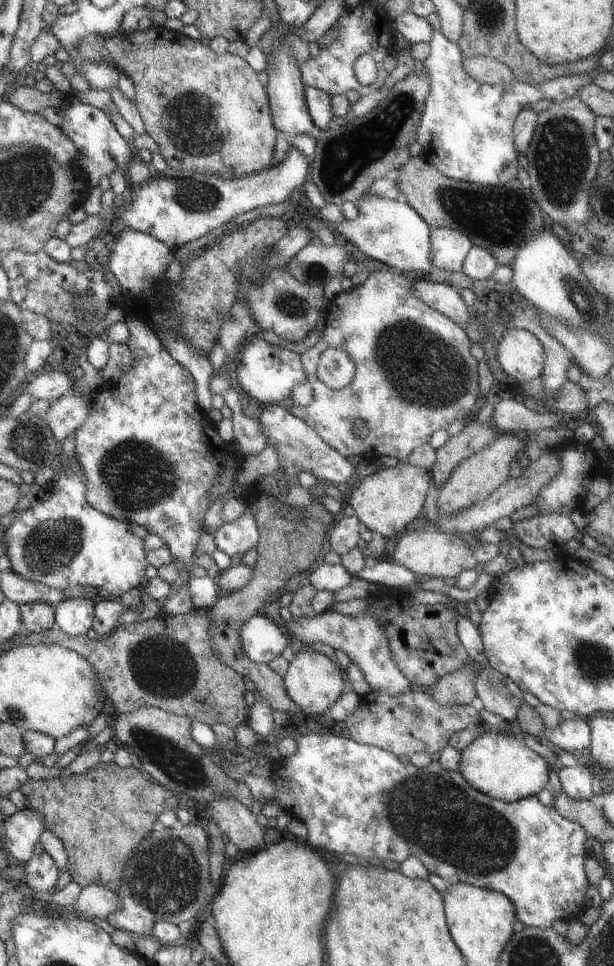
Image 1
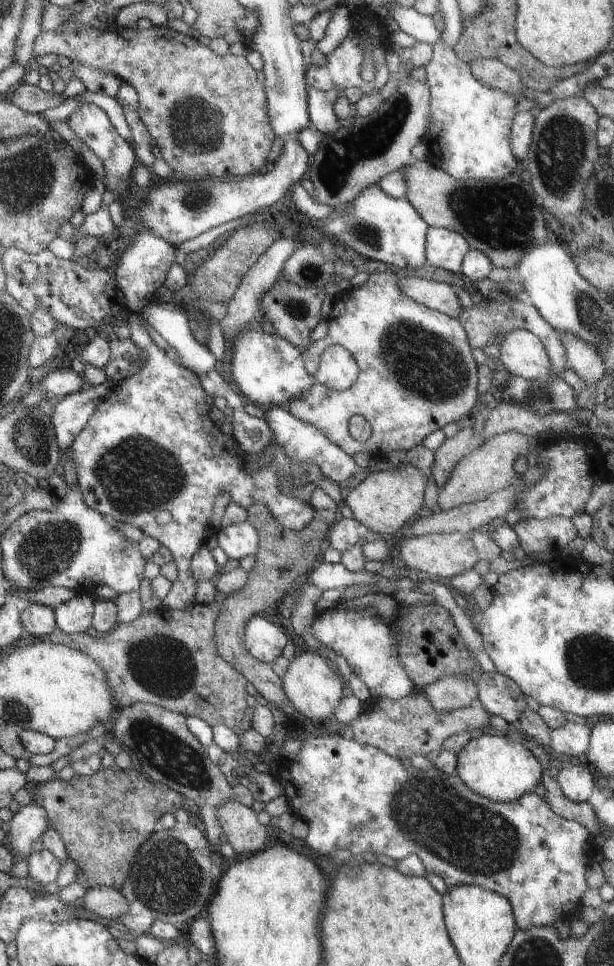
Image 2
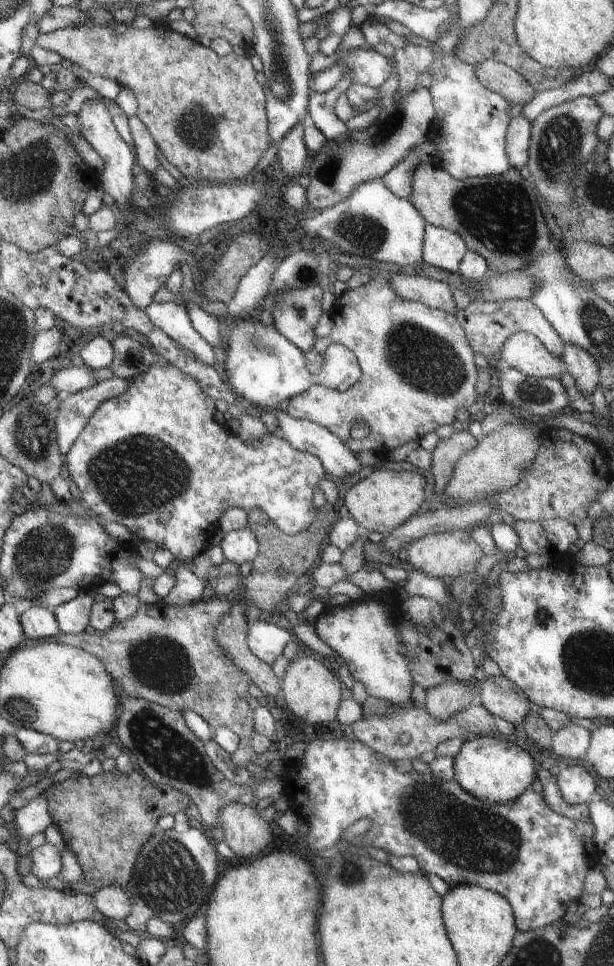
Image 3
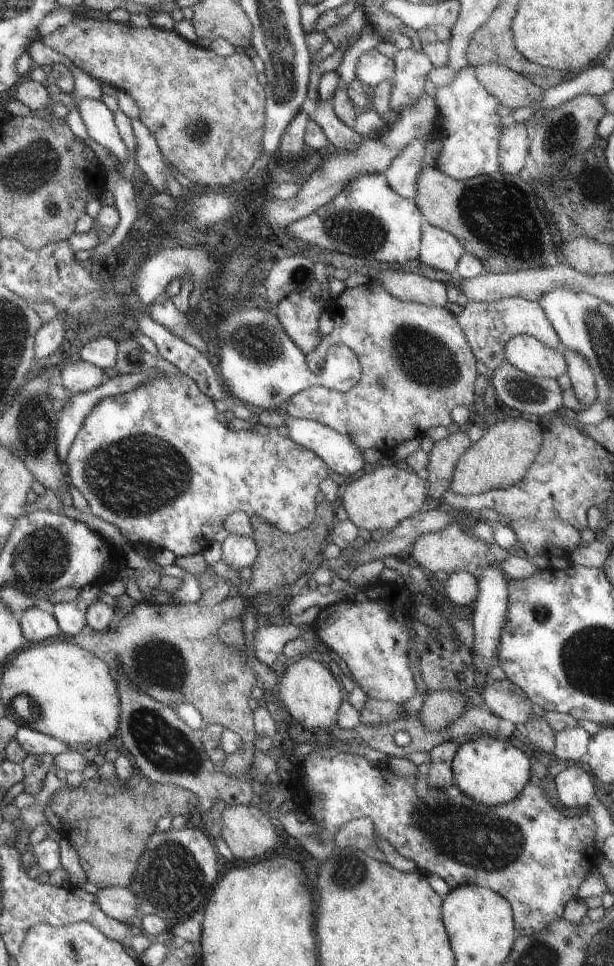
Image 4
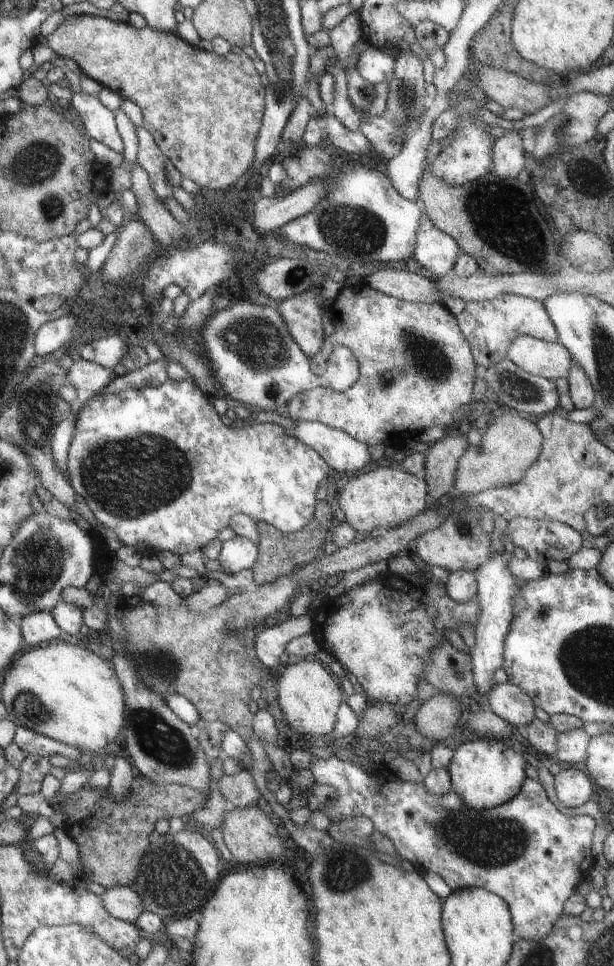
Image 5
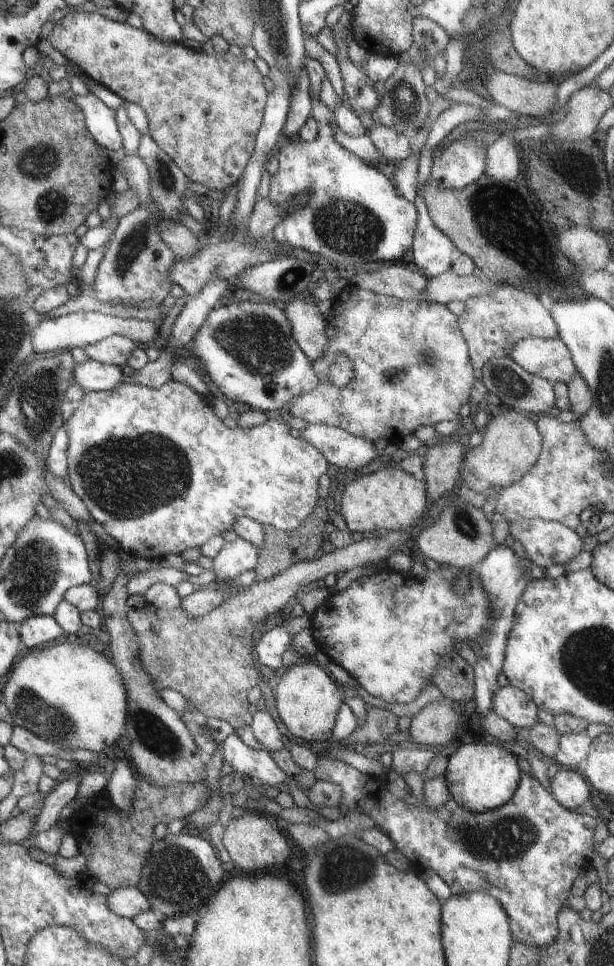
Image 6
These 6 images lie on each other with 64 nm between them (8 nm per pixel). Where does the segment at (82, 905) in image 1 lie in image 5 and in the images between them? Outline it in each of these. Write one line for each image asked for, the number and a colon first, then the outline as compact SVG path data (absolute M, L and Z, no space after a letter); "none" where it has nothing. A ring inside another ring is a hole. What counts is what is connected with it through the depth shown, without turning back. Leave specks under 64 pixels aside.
2: M97 886L97 888L89 888L83 896L81 896L81 904L85 910L89 910L91 914L103 916L103 918L119 918L123 914L127 914L127 900L125 896L115 890L115 888L107 888L107 886Z
3: M107 886L107 888L101 888L97 890L93 896L93 906L105 916L105 920L123 920L129 916L131 912L131 898L125 890L121 888L113 888L113 886Z
4: M103 888L95 894L95 898L105 916L125 924L137 912L137 896L129 888Z
5: M109 888L101 894L101 902L113 918L131 924L137 920L137 916L141 916L141 912L145 912L141 896L131 888Z

